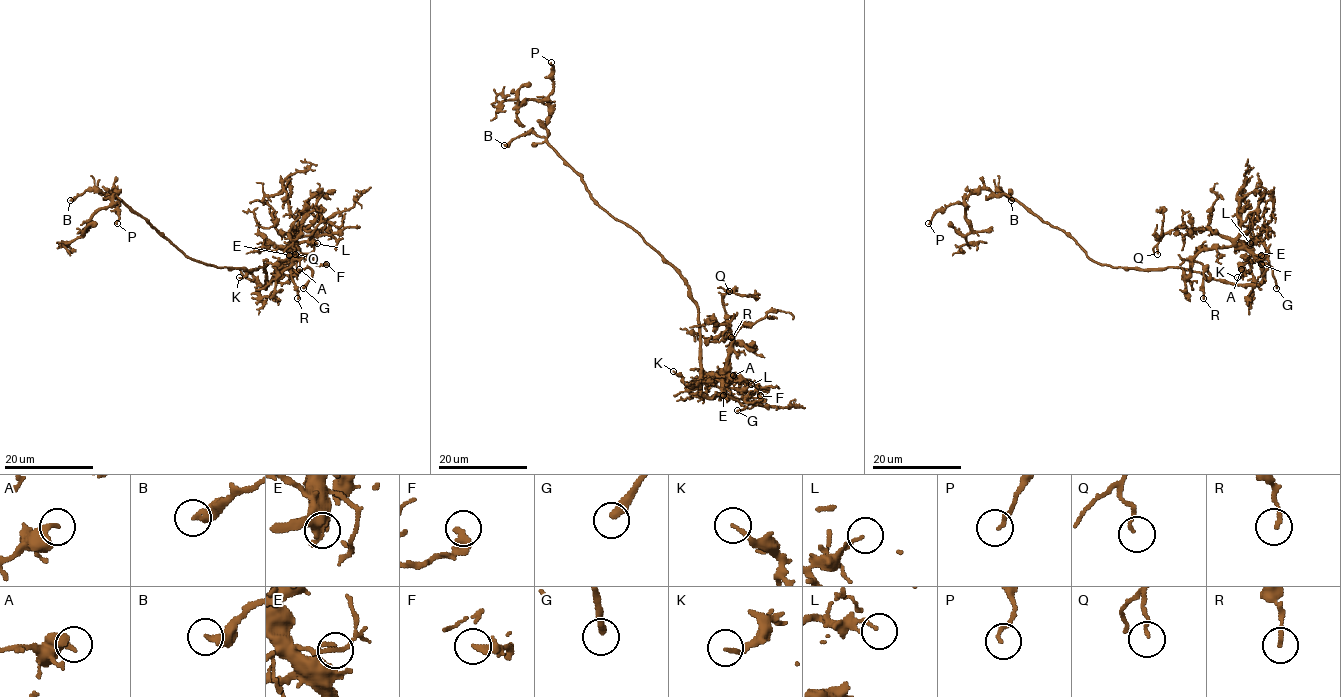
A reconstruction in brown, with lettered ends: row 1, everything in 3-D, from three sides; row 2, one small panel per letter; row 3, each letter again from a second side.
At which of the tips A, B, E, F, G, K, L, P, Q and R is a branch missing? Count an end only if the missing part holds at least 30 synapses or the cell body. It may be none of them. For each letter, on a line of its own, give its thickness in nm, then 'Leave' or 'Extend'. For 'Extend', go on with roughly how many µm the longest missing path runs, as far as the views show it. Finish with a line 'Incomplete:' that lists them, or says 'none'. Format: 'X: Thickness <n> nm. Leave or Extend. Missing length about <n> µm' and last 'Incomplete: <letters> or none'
A: Thickness 400 nm. Leave
B: Thickness 320 nm. Leave
E: Thickness 140 nm. Leave
F: Thickness 380 nm. Leave
G: Thickness 320 nm. Extend. Missing length about 40 µm
K: Thickness 160 nm. Leave
L: Thickness 120 nm. Leave
P: Thickness 150 nm. Leave
Q: Thickness 120 nm. Leave
R: Thickness 140 nm. Leave
Incomplete: G

